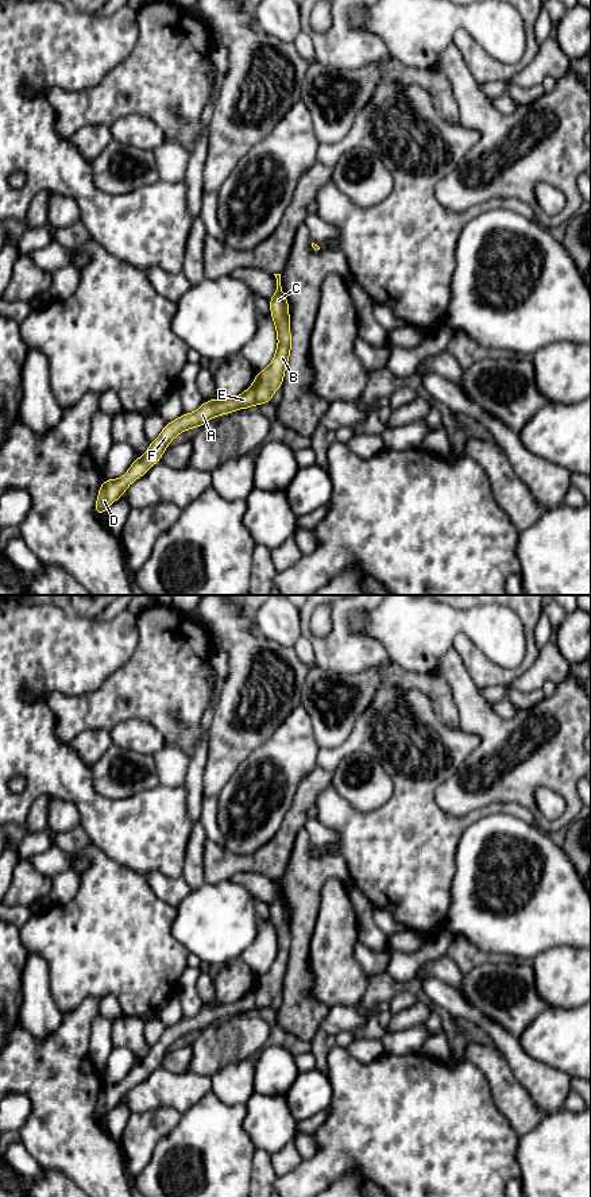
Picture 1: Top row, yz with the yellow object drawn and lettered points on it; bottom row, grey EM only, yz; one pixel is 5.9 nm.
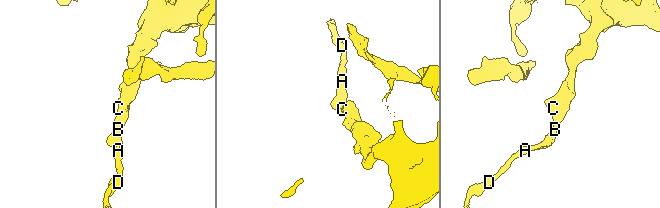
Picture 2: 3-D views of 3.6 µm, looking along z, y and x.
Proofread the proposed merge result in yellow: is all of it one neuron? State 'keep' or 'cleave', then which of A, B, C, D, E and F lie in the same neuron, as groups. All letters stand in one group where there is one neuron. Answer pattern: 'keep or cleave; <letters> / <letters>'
keep; A B C D E F

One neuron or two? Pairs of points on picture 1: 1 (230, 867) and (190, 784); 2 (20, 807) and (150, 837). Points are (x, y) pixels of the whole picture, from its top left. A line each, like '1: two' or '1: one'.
1: two
2: one

